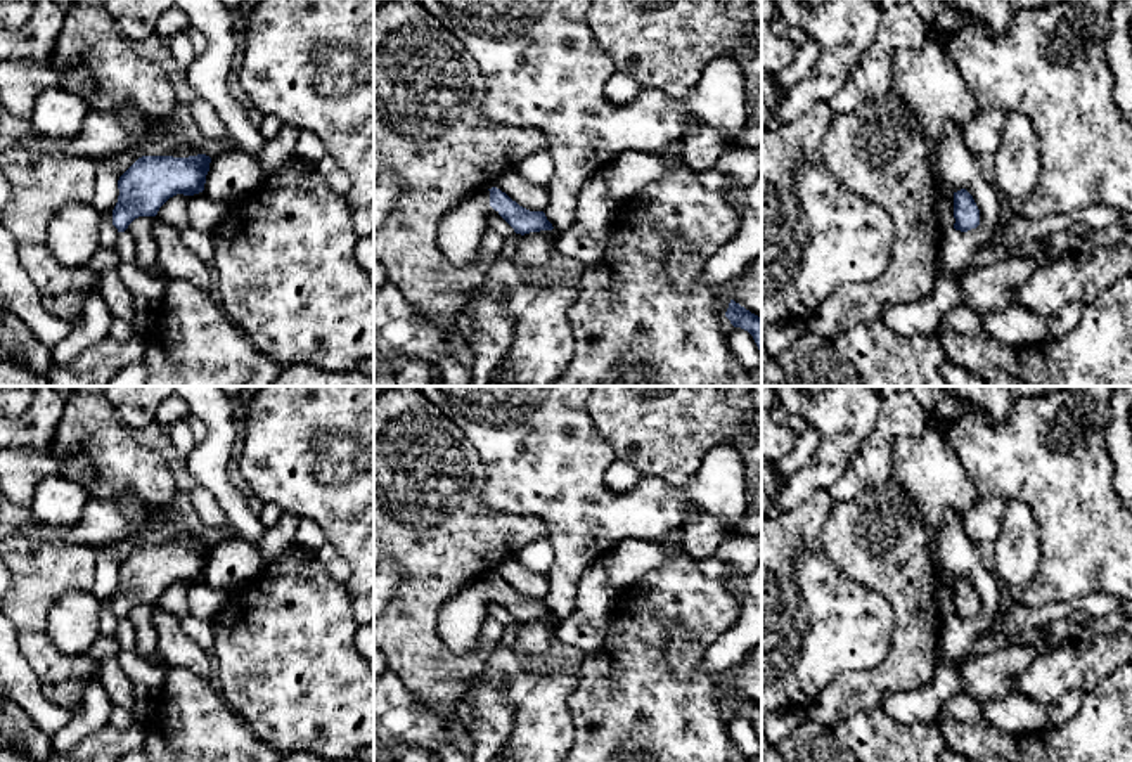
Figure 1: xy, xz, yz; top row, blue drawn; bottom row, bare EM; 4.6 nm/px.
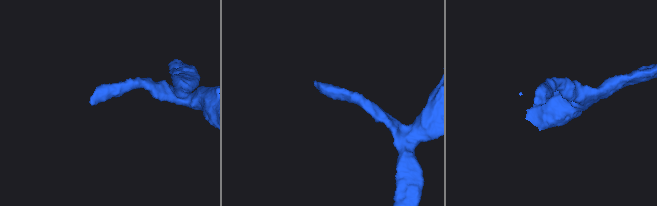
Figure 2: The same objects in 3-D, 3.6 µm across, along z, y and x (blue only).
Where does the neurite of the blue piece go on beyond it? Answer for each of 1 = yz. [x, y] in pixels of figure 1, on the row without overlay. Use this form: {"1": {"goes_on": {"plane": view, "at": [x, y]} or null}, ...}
{"1": {"goes_on": null}}

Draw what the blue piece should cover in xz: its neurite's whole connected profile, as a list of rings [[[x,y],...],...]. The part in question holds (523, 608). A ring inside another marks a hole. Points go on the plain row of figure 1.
[[[500,577],[478,578],[440,608],[436,632],[450,651],[467,655],[476,648],[479,630],[488,620],[486,603],[493,597],[521,623],[554,617],[543,599],[519,594]]]

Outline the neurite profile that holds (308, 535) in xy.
[[[299,518],[294,544],[317,554],[325,546],[325,535],[317,521]]]

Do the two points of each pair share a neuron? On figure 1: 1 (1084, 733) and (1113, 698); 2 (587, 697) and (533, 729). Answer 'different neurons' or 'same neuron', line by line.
1: same neuron
2: different neurons

